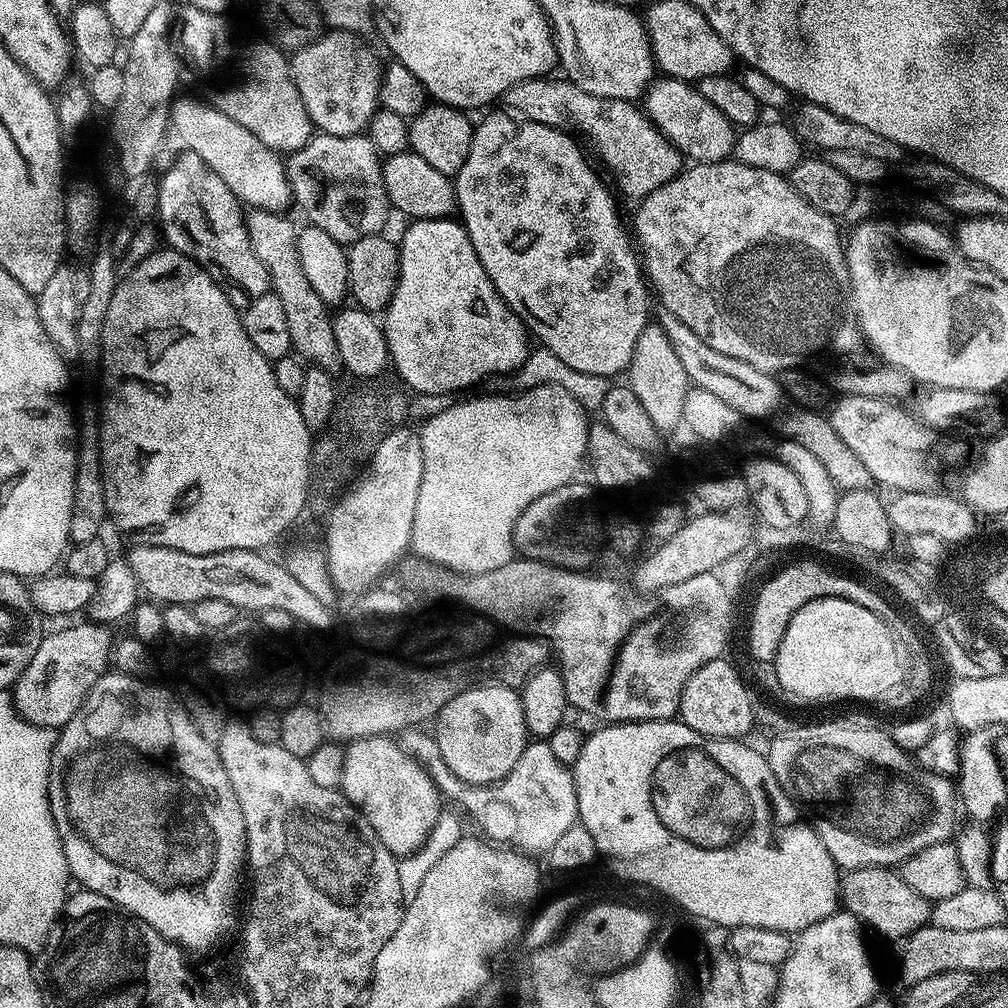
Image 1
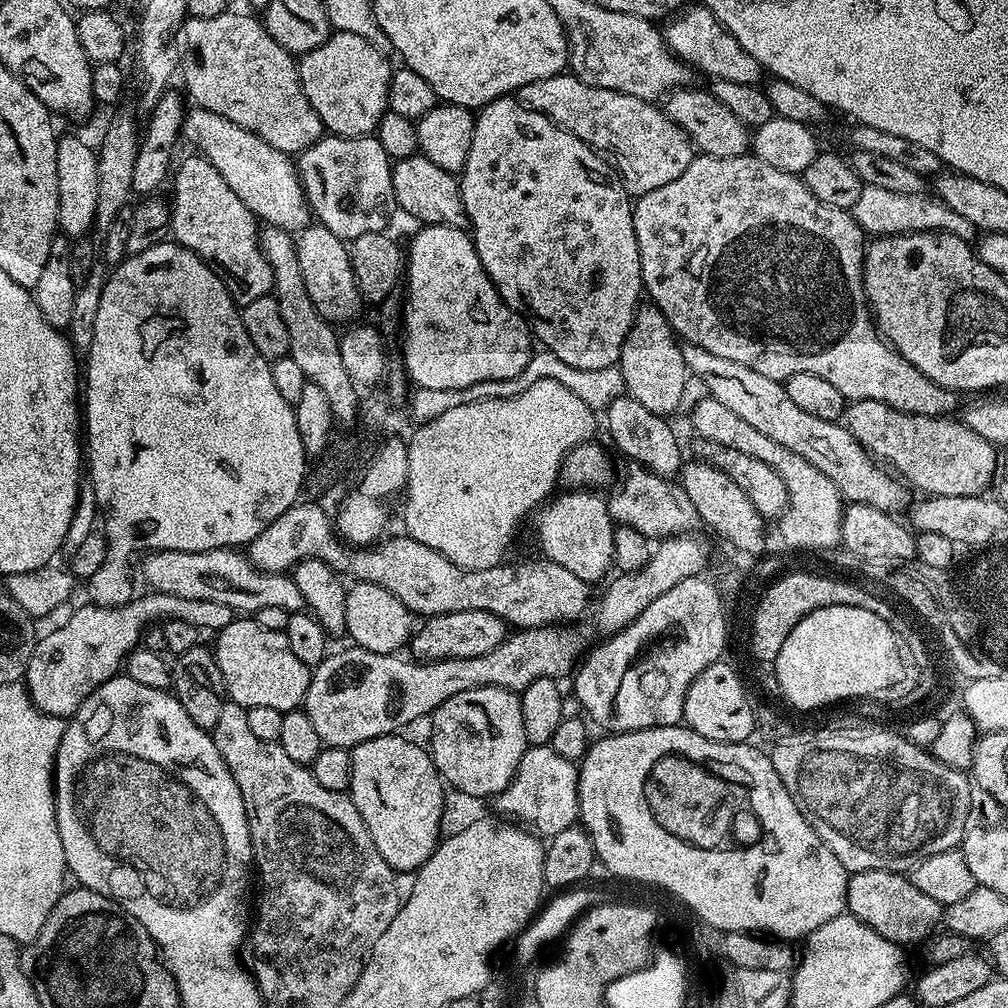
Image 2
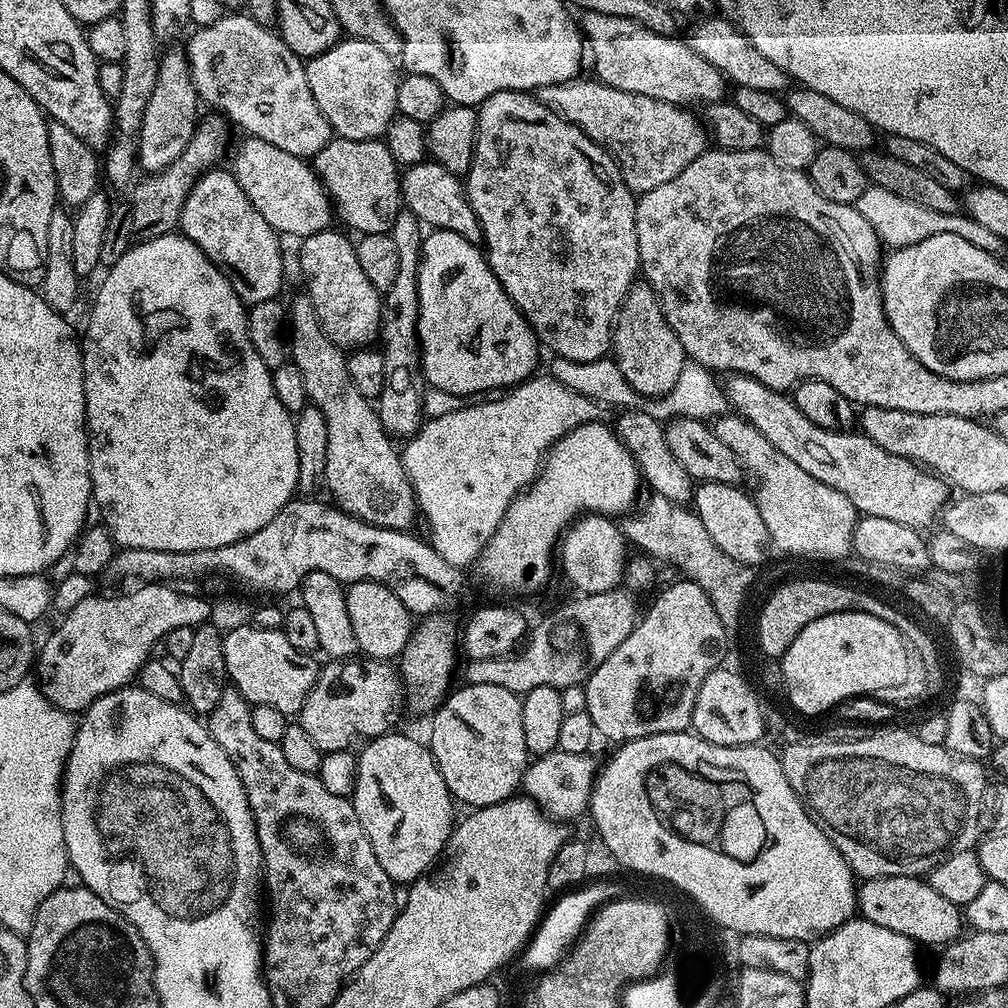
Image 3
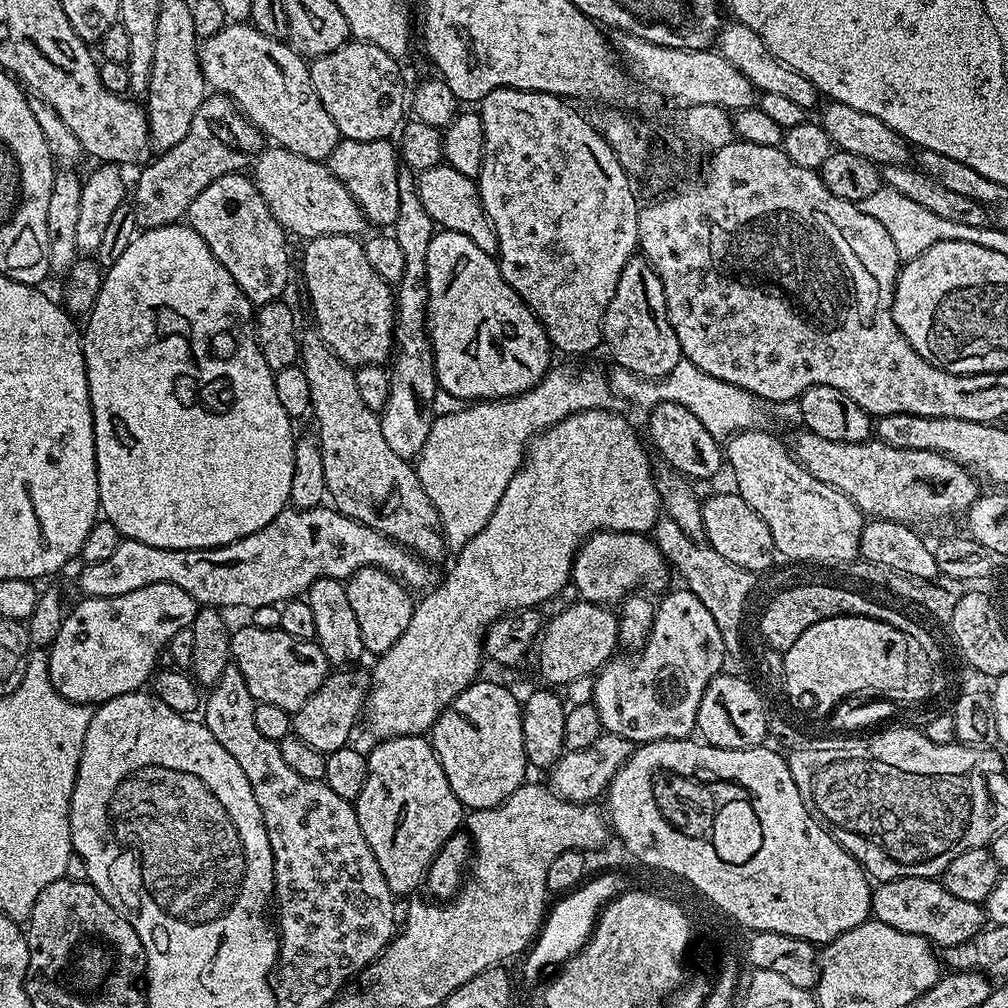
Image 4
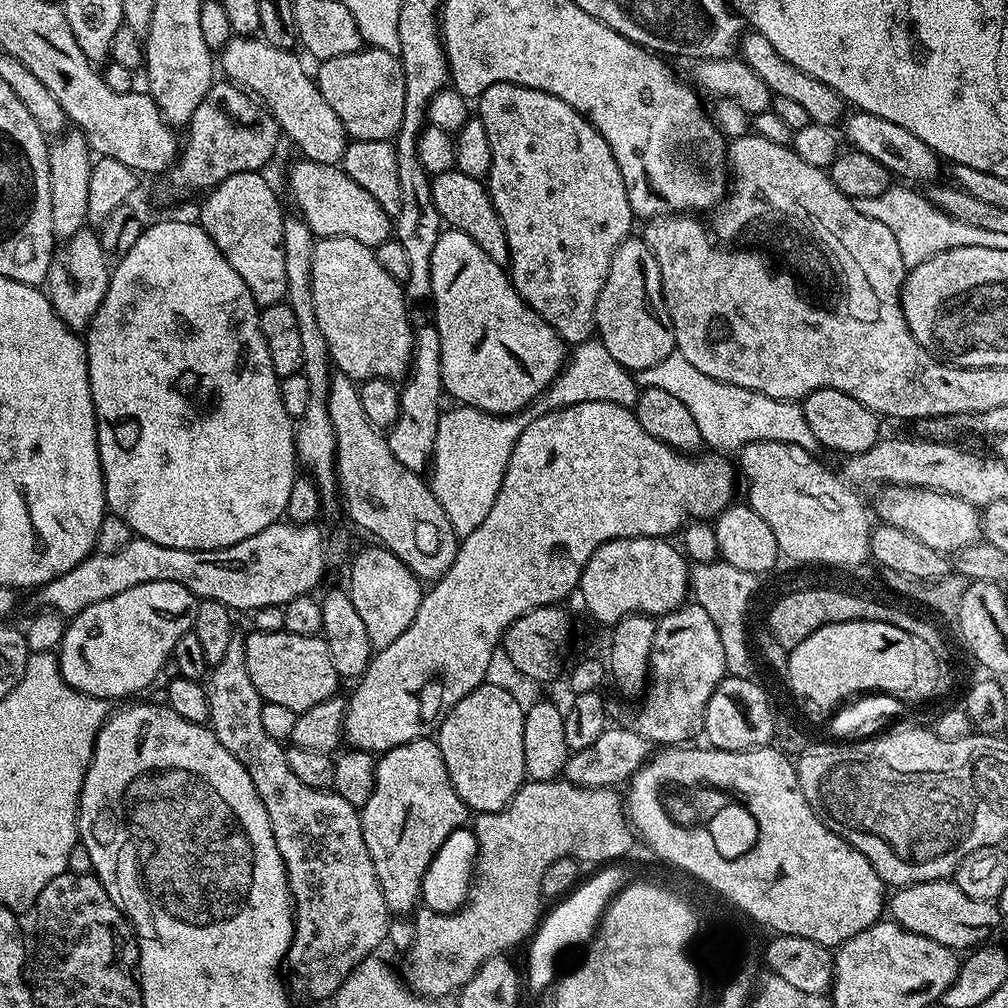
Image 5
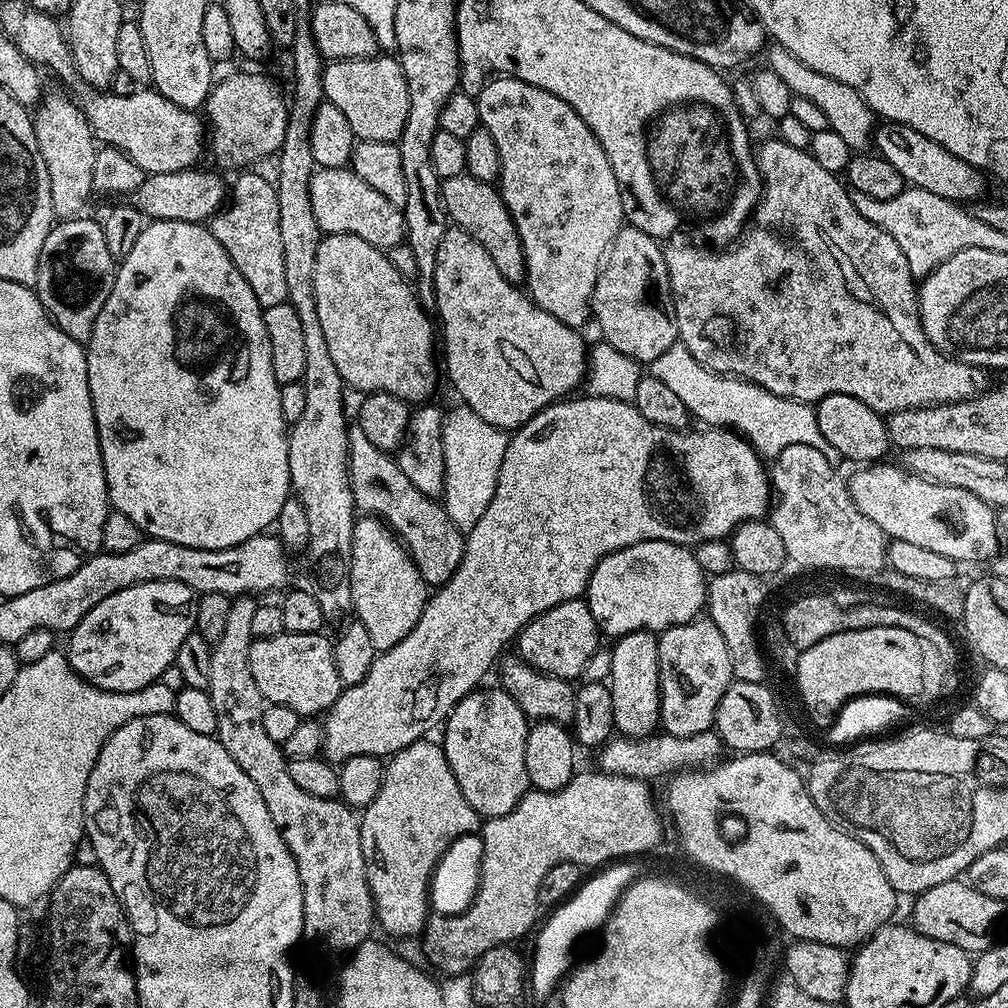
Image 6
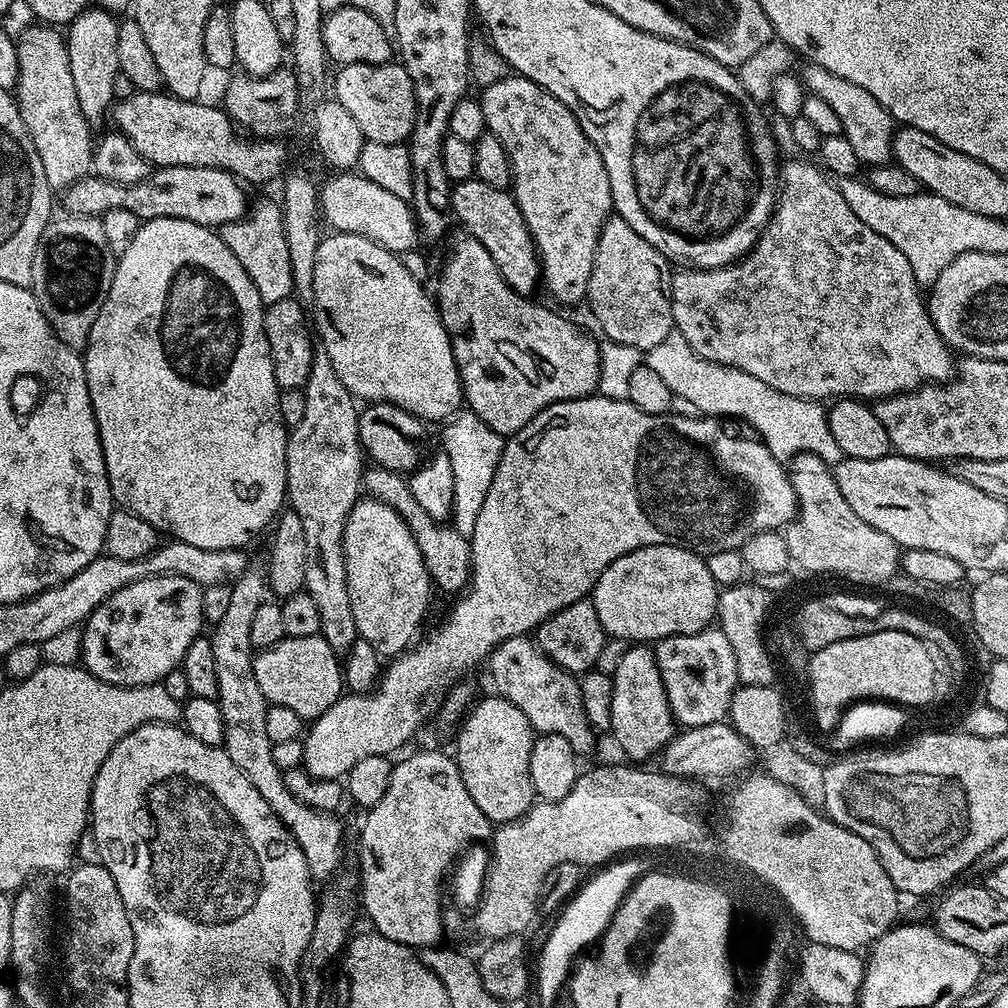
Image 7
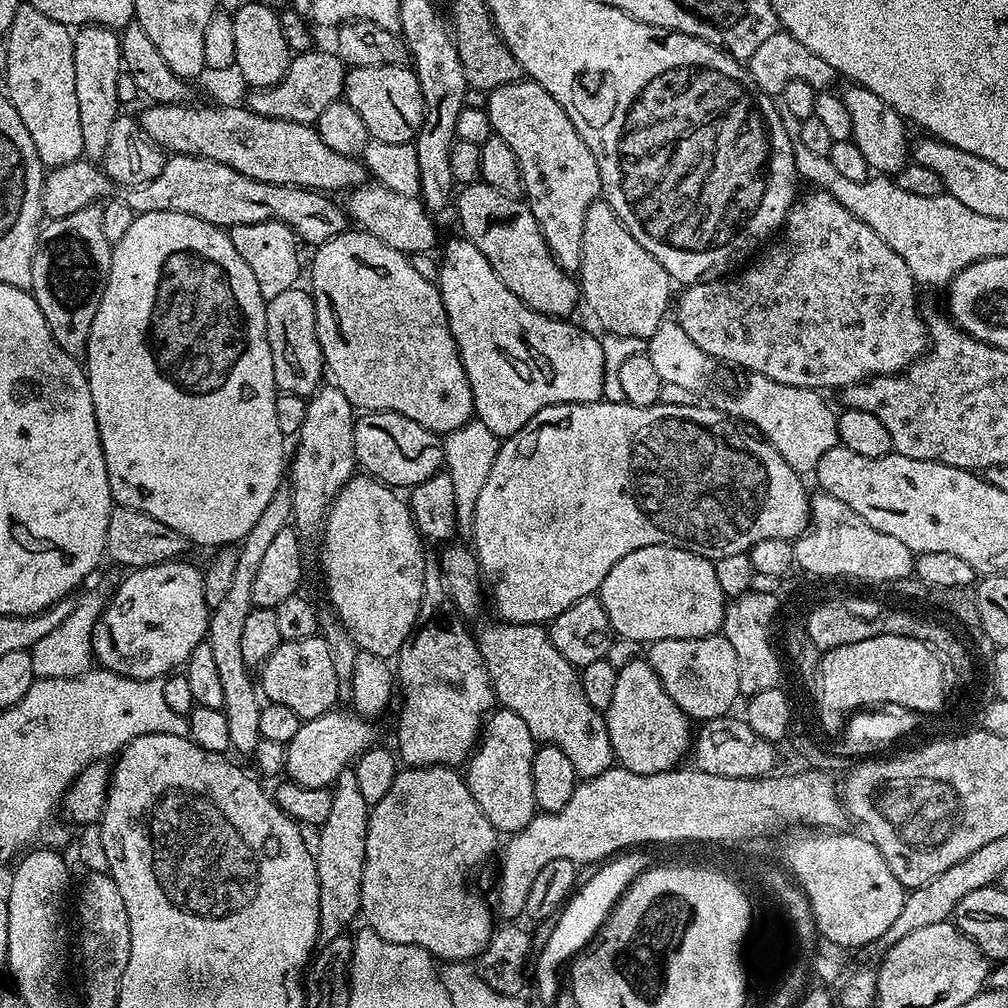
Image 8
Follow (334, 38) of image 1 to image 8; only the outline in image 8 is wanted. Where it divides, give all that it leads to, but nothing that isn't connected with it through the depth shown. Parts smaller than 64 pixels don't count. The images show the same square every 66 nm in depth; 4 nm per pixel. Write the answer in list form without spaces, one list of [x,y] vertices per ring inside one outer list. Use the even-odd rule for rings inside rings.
[[[404,64],[349,67],[344,77],[343,99],[358,110],[369,137],[378,142],[413,143],[424,121],[424,99],[418,78]]]

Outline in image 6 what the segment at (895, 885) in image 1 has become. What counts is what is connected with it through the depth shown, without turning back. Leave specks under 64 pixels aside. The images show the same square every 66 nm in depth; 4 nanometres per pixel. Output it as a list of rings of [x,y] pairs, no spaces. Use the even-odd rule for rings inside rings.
[[[960,878],[930,886],[930,890],[919,893],[915,900],[911,923],[916,931],[935,940],[950,942],[950,946],[958,946],[969,954],[984,952],[993,944],[998,936],[996,923],[1003,918],[1006,908],[1005,901],[986,898],[986,894],[974,890]]]

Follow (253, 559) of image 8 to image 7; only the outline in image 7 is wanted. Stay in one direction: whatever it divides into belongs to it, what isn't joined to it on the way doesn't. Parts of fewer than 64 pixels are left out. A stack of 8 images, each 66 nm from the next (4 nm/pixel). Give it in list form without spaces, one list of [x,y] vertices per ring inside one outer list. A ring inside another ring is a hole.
[[[249,566],[239,578],[231,581],[231,585],[230,602],[226,605],[226,614],[222,614],[222,622],[214,625],[210,632],[210,639],[214,646],[214,669],[218,673],[218,694],[215,701],[220,708],[224,723],[222,747],[230,758],[230,762],[234,762],[234,766],[238,766],[238,770],[242,770],[242,774],[246,774],[246,778],[250,778],[254,790],[258,790],[258,794],[262,794],[266,806],[270,806],[270,810],[274,810],[274,814],[288,827],[288,833],[296,839],[302,854],[306,854],[306,866],[310,870],[313,881],[320,882],[336,868],[336,859],[340,856],[340,835],[343,834],[344,828],[335,820],[337,817],[333,813],[307,808],[302,802],[298,802],[298,798],[294,798],[294,794],[290,794],[290,790],[286,790],[284,773],[274,762],[272,754],[274,746],[270,742],[270,738],[266,738],[266,714],[270,705],[268,699],[262,694],[262,689],[258,686],[258,678],[254,678],[254,649],[250,638],[250,625],[254,614],[258,611],[258,606],[262,606],[266,602],[265,569]]]

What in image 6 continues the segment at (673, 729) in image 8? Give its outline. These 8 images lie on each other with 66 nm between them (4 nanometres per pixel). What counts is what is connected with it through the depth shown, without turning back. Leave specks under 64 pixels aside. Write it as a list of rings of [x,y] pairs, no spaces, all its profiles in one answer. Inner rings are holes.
[[[645,631],[643,634],[631,632],[619,637],[611,645],[612,661],[610,662],[610,687],[614,698],[614,722],[616,732],[621,736],[643,738],[651,736],[660,724],[660,663],[658,662],[658,636],[655,632]]]

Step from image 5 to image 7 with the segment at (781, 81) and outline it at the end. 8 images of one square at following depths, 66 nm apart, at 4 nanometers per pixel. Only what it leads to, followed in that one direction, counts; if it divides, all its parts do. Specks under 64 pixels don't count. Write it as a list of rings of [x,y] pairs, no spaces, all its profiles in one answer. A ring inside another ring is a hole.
[[[811,62],[803,66],[804,72],[799,73],[800,81],[811,95],[822,98],[822,102],[829,104],[837,112],[838,119],[842,121],[842,135],[846,138],[846,142],[850,142],[854,154],[858,154],[861,165],[875,166],[889,163],[893,159],[894,121],[882,106],[882,102],[878,102],[874,94],[866,94],[866,90],[862,90],[862,86],[858,86],[855,82],[850,82],[850,78],[838,78],[838,74],[830,74],[830,70]]]

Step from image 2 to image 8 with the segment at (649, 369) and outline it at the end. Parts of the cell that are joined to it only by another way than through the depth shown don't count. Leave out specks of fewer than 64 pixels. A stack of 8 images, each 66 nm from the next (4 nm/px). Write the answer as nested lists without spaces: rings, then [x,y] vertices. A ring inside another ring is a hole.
[[[603,198],[593,202],[586,210],[578,283],[583,303],[588,303],[589,310],[604,327],[603,331],[614,336],[647,341],[669,315],[674,300],[674,281],[666,274],[662,262],[658,262],[654,254],[642,250],[634,234],[626,230],[618,214],[614,214],[614,210]]]

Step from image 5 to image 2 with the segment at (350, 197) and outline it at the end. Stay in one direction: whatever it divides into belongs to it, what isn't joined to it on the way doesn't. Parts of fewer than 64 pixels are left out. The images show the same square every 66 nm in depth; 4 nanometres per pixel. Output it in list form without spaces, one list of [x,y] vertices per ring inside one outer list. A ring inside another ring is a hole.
[[[199,106],[193,107],[185,115],[182,136],[185,141],[189,140],[201,148],[197,149],[204,159],[211,162],[222,178],[226,178],[226,186],[230,186],[230,190],[242,198],[257,221],[273,228],[284,228],[293,234],[309,227],[308,200],[300,185],[297,165],[289,153],[270,147],[266,141],[258,138],[258,134]]]

